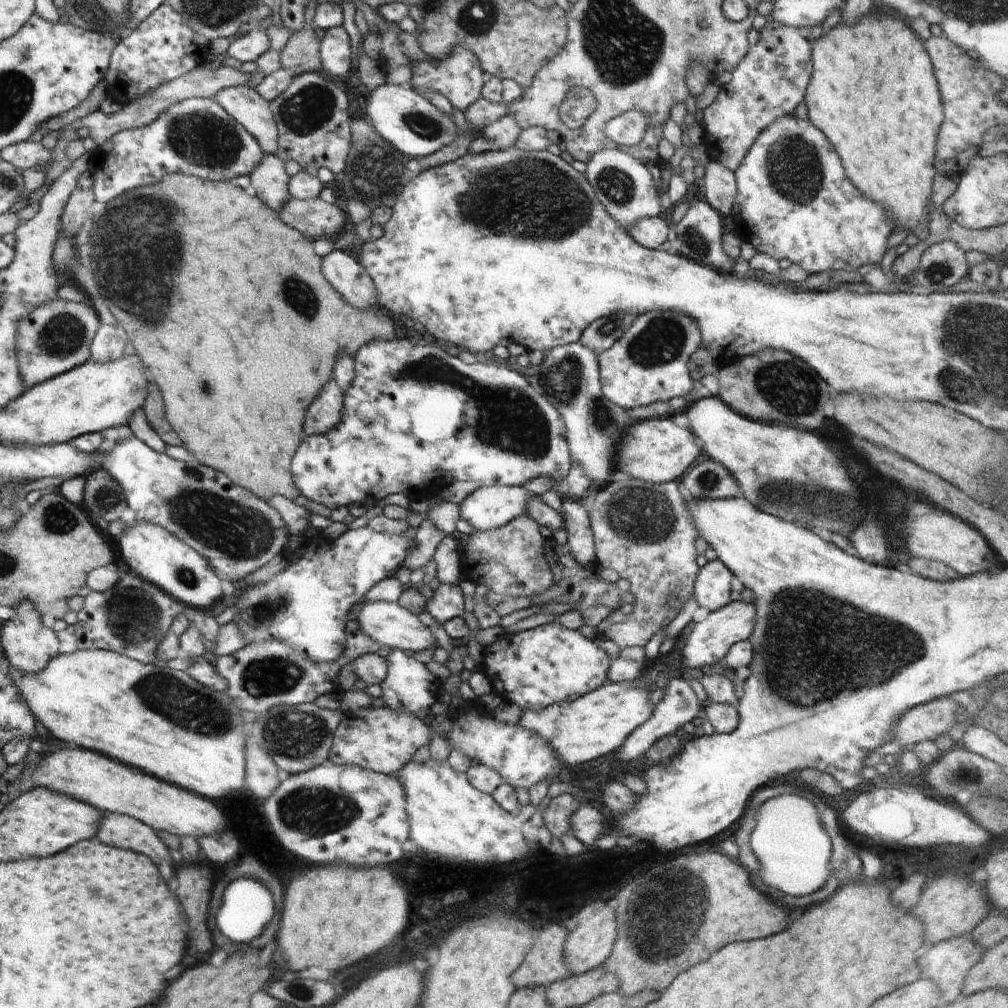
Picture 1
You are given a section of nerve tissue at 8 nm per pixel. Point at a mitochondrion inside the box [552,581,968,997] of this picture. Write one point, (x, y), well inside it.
(808, 636)

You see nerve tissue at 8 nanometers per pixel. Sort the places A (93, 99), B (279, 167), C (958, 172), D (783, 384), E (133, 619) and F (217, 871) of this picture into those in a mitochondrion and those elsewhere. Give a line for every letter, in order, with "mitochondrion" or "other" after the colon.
A: other
B: other
C: other
D: mitochondrion
E: mitochondrion
F: other

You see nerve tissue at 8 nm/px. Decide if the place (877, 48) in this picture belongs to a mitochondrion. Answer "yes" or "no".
no

